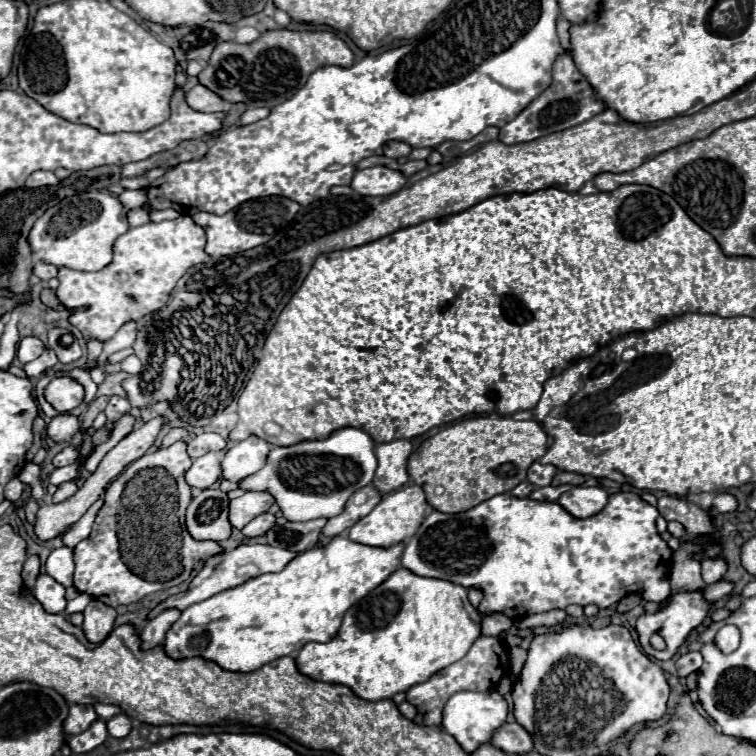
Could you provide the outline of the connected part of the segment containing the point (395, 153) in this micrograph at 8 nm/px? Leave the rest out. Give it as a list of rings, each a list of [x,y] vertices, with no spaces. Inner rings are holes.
[[[391,140],[391,142],[387,142],[387,144],[383,146],[383,154],[385,154],[387,158],[407,156],[409,152],[411,152],[411,146],[407,146],[405,142],[395,142],[395,140]]]

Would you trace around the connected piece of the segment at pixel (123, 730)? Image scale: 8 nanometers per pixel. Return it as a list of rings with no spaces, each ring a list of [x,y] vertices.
[[[125,712],[113,716],[111,720],[107,720],[107,730],[113,738],[125,738],[131,732],[131,718]]]

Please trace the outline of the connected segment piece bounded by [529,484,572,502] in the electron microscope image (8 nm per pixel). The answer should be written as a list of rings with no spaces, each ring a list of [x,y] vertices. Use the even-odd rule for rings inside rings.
[[[569,484],[560,486],[543,486],[543,488],[535,488],[535,490],[531,492],[529,498],[533,498],[533,500],[549,500],[549,502],[557,502],[559,494],[563,494],[563,492],[566,492],[571,488],[572,486]]]

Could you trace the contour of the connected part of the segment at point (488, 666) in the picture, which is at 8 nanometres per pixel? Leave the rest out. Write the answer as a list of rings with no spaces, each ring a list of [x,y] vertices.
[[[481,636],[471,650],[459,660],[453,662],[451,666],[439,670],[437,674],[433,674],[427,682],[417,684],[413,688],[407,690],[407,702],[411,702],[413,706],[417,706],[417,710],[421,714],[425,714],[425,724],[427,726],[439,726],[441,724],[441,710],[445,706],[445,702],[459,690],[489,690],[495,688],[501,680],[501,676],[509,670],[509,656],[507,656],[507,646],[491,636]]]

